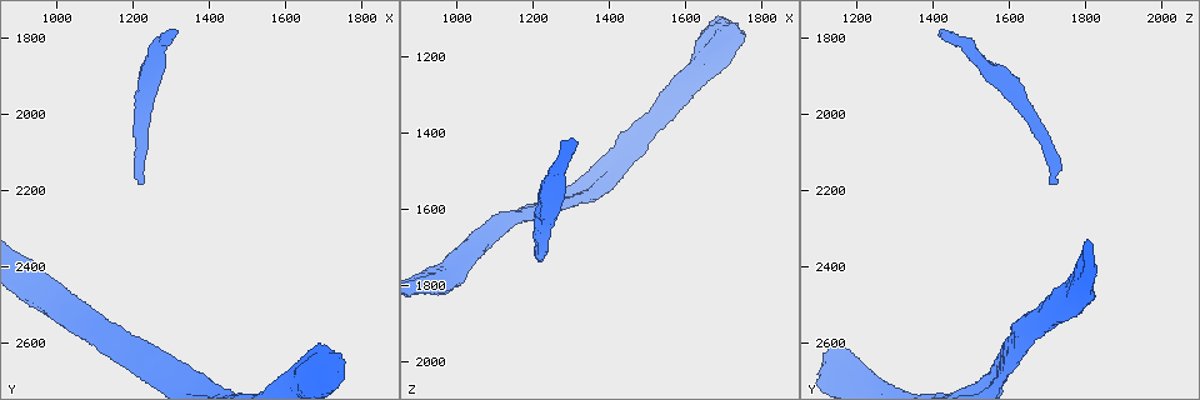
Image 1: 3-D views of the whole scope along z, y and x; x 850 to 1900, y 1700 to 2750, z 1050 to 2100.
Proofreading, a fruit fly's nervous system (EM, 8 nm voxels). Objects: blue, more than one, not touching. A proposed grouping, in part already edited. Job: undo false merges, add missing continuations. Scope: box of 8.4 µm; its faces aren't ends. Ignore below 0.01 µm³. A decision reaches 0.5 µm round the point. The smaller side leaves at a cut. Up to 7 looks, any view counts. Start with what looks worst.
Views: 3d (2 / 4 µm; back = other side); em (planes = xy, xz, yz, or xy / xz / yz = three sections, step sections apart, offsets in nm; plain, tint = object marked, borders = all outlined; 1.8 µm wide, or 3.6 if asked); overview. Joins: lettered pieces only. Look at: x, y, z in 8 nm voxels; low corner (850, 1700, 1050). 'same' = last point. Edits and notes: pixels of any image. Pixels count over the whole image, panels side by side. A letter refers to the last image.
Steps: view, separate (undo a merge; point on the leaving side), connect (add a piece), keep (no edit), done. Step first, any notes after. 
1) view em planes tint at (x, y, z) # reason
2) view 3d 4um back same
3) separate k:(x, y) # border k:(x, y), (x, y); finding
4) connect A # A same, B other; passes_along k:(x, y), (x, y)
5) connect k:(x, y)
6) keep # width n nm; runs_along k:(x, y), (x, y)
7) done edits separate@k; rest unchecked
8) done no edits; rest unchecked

view em planes plain at (1295, 1780, 1420) # free end

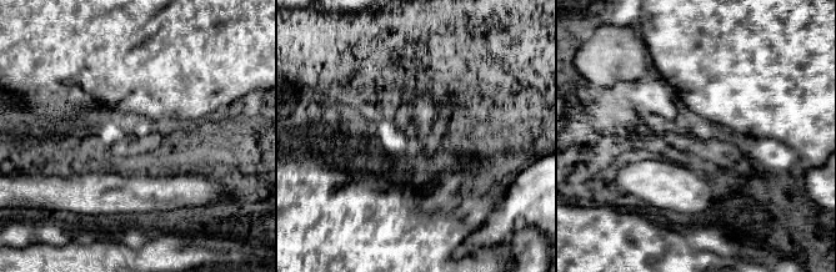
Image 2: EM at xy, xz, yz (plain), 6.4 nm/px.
view em planes borders same

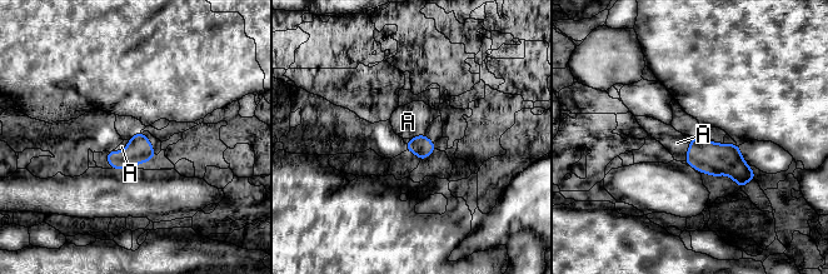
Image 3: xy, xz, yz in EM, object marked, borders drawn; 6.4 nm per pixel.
connect A # longest_contact A 160 nm; A same; passes_along 3:(714, 159), (688, 149), (677, 143); it goes on there

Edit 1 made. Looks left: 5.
view 3d 2um back at (1225, 2185, 1710)

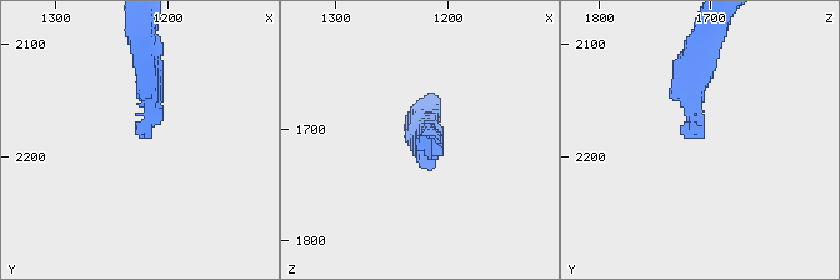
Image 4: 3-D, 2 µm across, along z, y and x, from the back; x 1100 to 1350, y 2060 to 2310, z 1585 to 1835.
view em planes borders at (1224, 2182, 1710) # now the EM

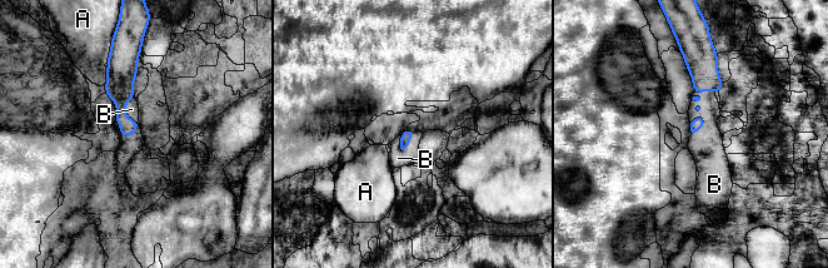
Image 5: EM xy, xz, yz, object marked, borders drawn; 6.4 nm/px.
connect B # A other, B same; passes_along 5:(699, 122), (701, 127), (706, 145); it goes on there

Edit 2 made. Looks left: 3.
view overview # see it whole again

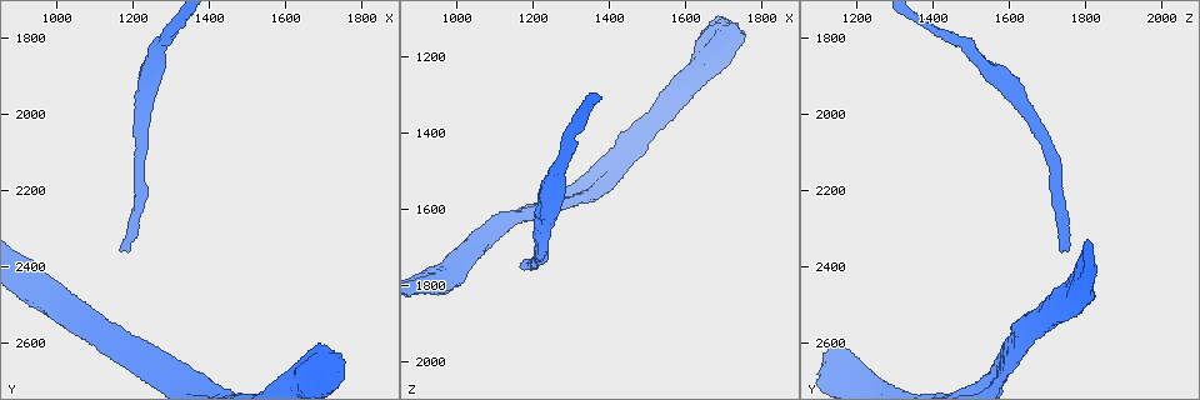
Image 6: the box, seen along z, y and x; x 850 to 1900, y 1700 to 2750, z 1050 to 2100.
view 3d 2um back at (1130, 2630, 1635)

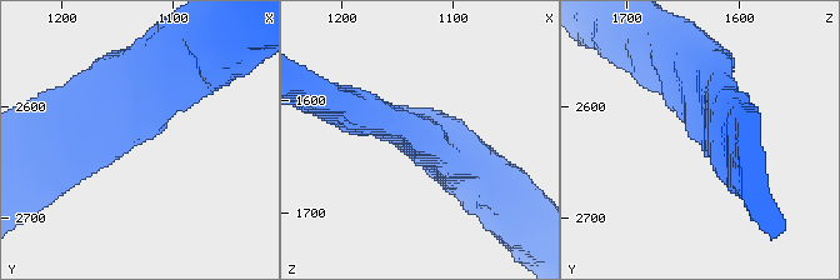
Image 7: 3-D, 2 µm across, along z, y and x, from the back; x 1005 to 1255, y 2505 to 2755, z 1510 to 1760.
view em 3.6um planes borders at (1128, 2634, 1636) # now the EM

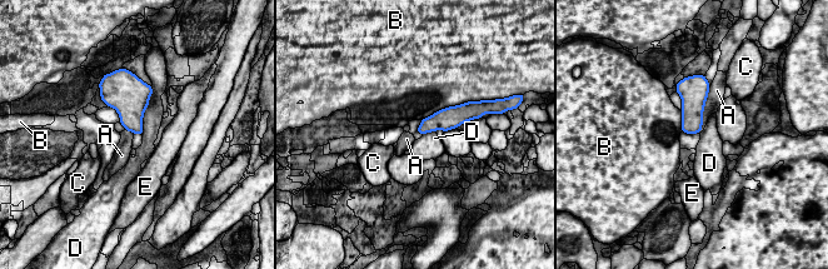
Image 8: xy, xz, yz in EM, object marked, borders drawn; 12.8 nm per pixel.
keep # A other, B other, C other, D other, E other; border 8:(708, 94), (699, 133); none of them fits

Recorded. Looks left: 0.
done edits connect@3, connect@5; rest unchecked

